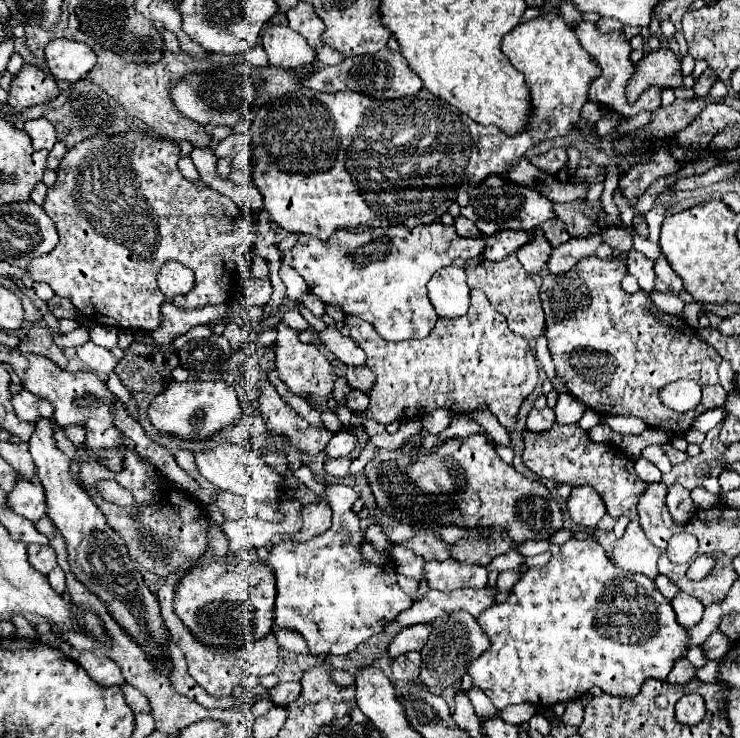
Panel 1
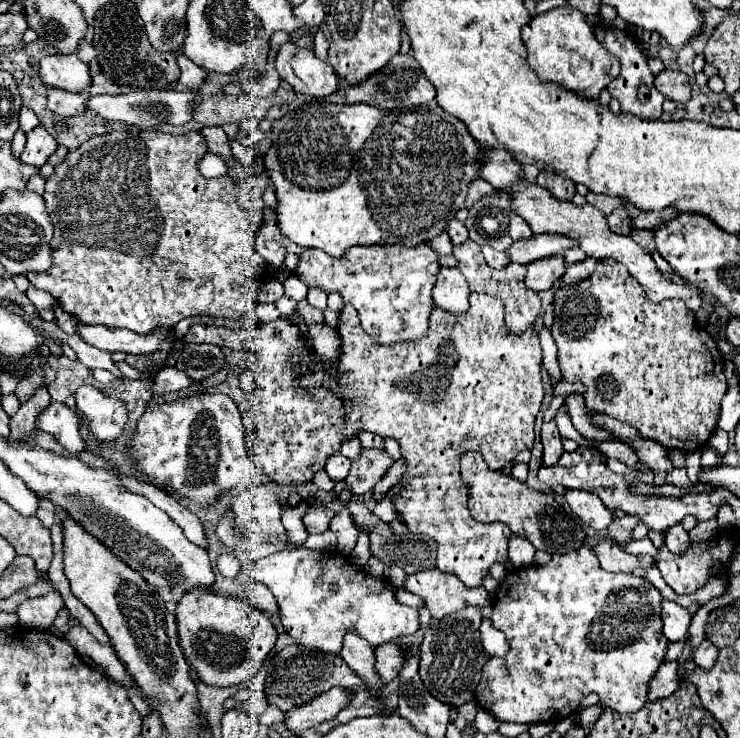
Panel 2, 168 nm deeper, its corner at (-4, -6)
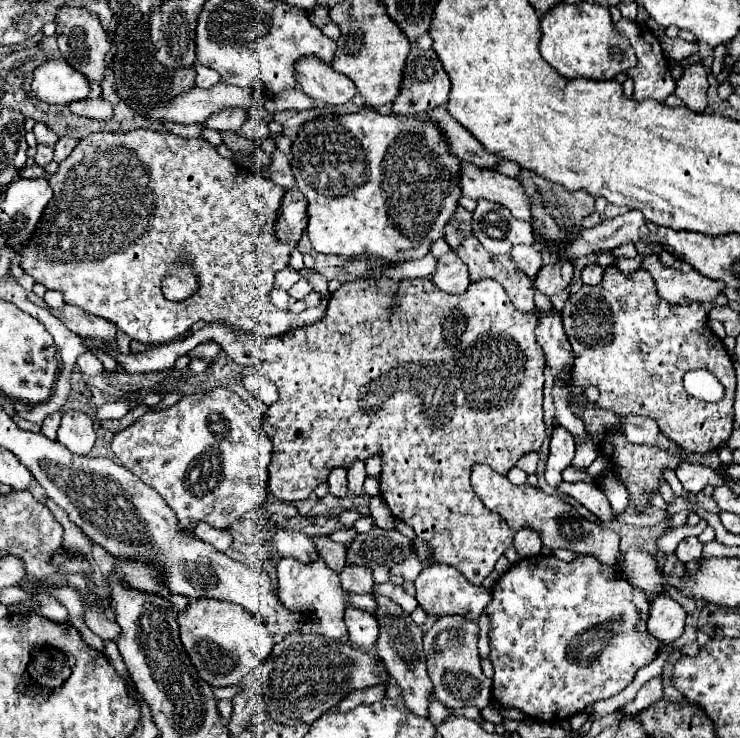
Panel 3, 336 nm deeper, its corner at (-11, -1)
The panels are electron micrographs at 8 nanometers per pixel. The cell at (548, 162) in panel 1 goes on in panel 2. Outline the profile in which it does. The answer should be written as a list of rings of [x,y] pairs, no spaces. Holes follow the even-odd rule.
[[[539,173],[537,185],[545,187],[557,199],[563,199],[563,195],[573,195],[575,193],[575,183],[573,181],[561,179],[561,177],[553,177],[551,173]]]

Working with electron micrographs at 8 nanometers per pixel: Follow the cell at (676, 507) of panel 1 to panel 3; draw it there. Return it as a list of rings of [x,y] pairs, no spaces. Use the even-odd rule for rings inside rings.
[[[688,536],[688,538],[684,538],[684,540],[678,544],[678,548],[676,548],[676,552],[674,552],[674,554],[678,556],[678,560],[680,560],[680,562],[698,560],[698,558],[700,558],[700,554],[702,554],[702,544],[698,542],[698,538],[696,538],[696,536]]]

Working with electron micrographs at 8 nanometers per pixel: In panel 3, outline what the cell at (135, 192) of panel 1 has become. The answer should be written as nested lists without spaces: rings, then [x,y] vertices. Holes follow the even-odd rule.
[[[130,130],[130,132],[94,132],[88,138],[80,140],[78,146],[72,150],[72,154],[60,162],[58,172],[48,176],[48,182],[54,190],[54,198],[48,202],[44,216],[36,228],[36,234],[32,236],[32,244],[28,244],[20,256],[22,256],[22,270],[26,274],[30,274],[36,282],[44,284],[48,290],[58,290],[64,294],[66,304],[70,306],[78,306],[84,312],[90,312],[94,316],[100,316],[114,322],[120,330],[124,330],[132,340],[144,342],[144,344],[164,344],[174,340],[176,336],[188,332],[188,328],[198,322],[214,322],[214,320],[224,320],[226,324],[244,330],[244,332],[252,332],[252,336],[264,340],[264,338],[272,338],[272,336],[282,336],[288,330],[308,324],[308,322],[316,322],[324,318],[326,306],[316,306],[316,308],[306,308],[300,314],[290,314],[288,310],[278,310],[274,308],[274,304],[268,300],[268,292],[272,290],[274,284],[274,274],[278,270],[282,270],[284,266],[288,266],[288,256],[290,252],[296,248],[296,244],[280,244],[274,238],[274,222],[276,222],[276,212],[280,208],[280,200],[284,196],[284,190],[280,186],[276,186],[272,180],[260,178],[252,172],[242,170],[240,166],[236,166],[232,160],[222,158],[216,148],[204,140],[202,136],[198,138],[182,138],[176,136],[172,132],[154,132],[154,130]],[[176,262],[190,262],[196,278],[198,278],[198,290],[182,302],[172,302],[168,298],[164,298],[162,294],[162,282],[164,276],[168,274],[170,266],[174,266]]]

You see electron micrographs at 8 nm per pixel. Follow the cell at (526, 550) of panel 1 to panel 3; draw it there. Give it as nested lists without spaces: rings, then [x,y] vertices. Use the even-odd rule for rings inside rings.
[[[518,530],[514,534],[514,548],[520,554],[520,558],[528,558],[532,554],[538,554],[542,550],[542,542],[538,538],[538,532],[534,530]]]

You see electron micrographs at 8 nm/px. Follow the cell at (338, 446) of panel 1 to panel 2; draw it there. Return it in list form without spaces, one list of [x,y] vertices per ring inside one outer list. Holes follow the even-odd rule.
[[[335,453],[335,455],[329,457],[329,461],[327,461],[327,465],[323,469],[327,471],[329,479],[343,481],[347,477],[347,473],[349,473],[349,465],[351,465],[351,461],[347,457],[343,457],[341,453]]]

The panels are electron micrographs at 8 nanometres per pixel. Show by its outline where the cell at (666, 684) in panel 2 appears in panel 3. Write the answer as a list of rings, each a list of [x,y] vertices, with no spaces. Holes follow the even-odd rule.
[[[656,676],[656,678],[648,680],[648,682],[640,688],[638,696],[636,696],[632,702],[628,702],[626,706],[622,706],[618,712],[624,714],[624,716],[630,716],[630,714],[636,714],[636,712],[652,706],[654,702],[658,702],[658,700],[662,700],[662,698],[664,698],[664,682],[662,682],[662,676]]]

